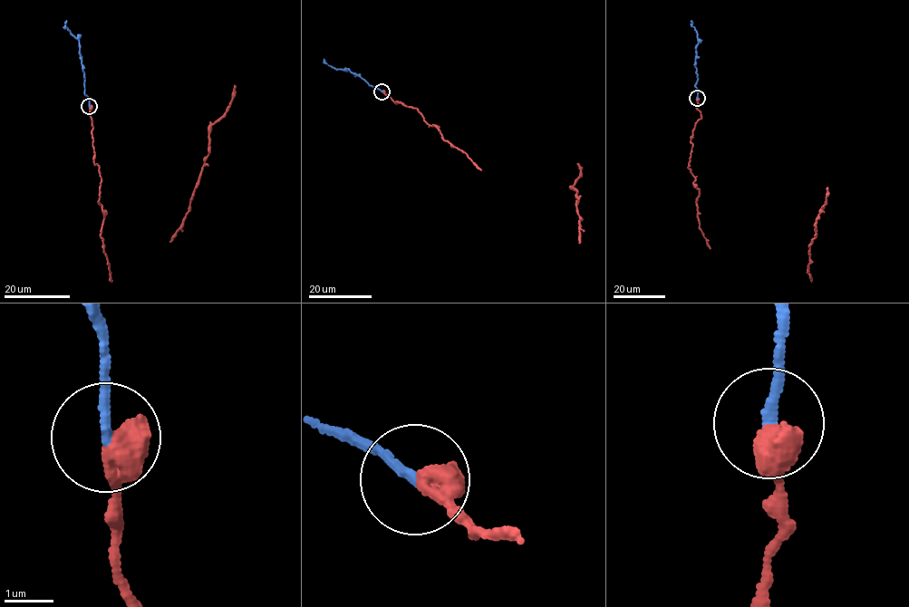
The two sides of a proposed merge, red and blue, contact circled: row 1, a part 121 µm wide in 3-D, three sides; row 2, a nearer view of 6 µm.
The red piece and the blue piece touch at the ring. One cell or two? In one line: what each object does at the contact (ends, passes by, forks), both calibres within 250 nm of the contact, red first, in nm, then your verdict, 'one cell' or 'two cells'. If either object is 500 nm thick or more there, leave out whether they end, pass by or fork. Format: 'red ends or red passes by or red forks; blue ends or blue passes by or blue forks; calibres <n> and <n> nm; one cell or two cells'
calibres 650 and 220 nm; one cell

